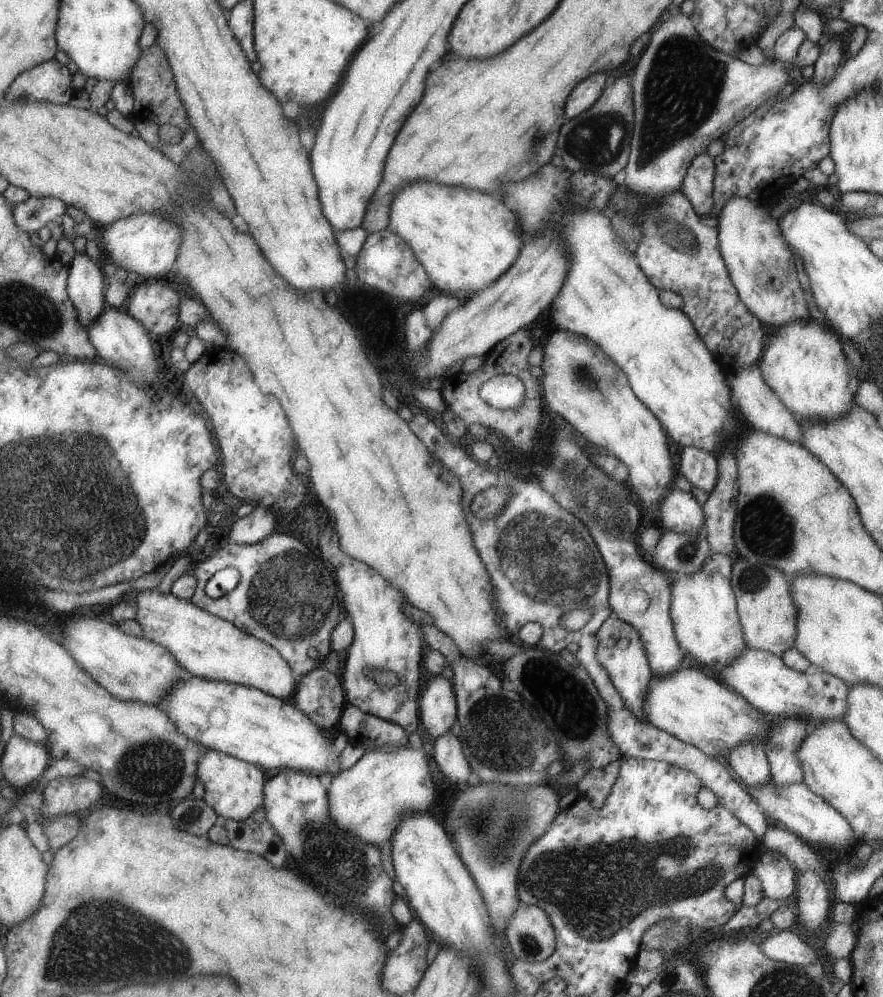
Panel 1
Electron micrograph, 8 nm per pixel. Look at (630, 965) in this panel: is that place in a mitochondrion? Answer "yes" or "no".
no

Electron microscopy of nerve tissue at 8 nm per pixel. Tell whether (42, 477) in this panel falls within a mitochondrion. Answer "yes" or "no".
yes

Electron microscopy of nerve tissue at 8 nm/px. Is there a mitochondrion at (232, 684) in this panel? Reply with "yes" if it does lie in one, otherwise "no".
no

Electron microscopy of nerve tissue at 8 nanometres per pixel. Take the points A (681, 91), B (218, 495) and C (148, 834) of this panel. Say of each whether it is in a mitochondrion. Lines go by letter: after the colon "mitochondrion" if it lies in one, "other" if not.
A: mitochondrion
B: other
C: other

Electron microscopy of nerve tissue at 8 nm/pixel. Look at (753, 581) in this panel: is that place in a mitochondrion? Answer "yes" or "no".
yes

